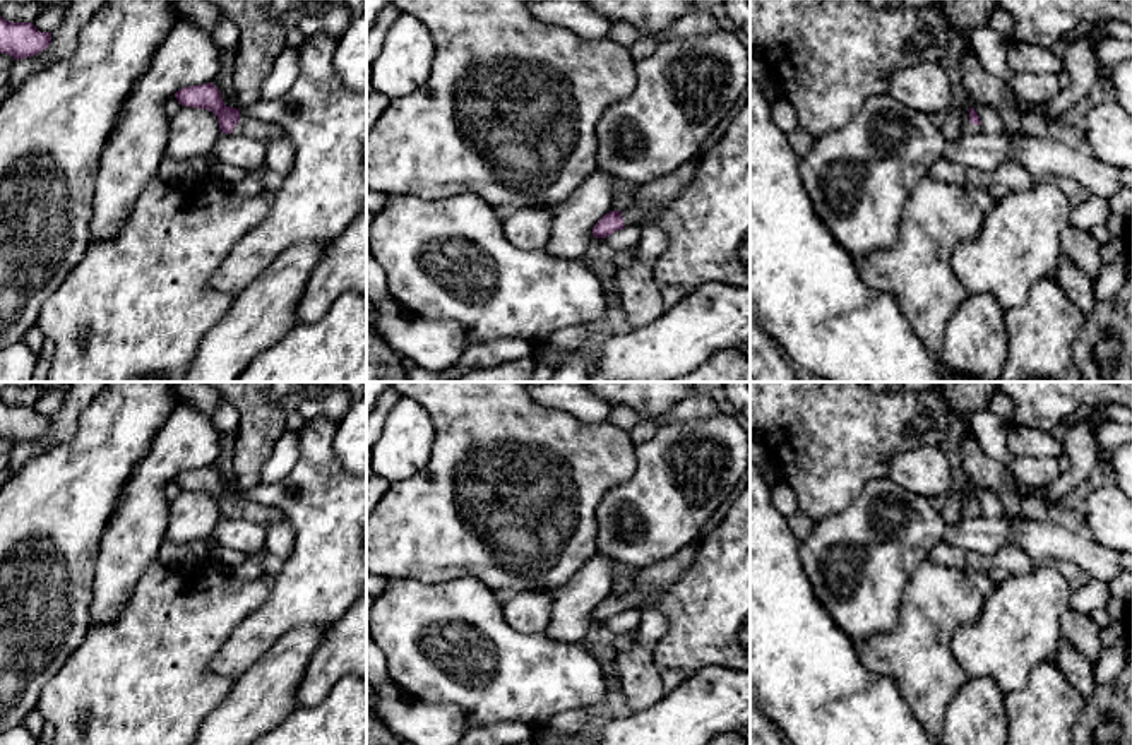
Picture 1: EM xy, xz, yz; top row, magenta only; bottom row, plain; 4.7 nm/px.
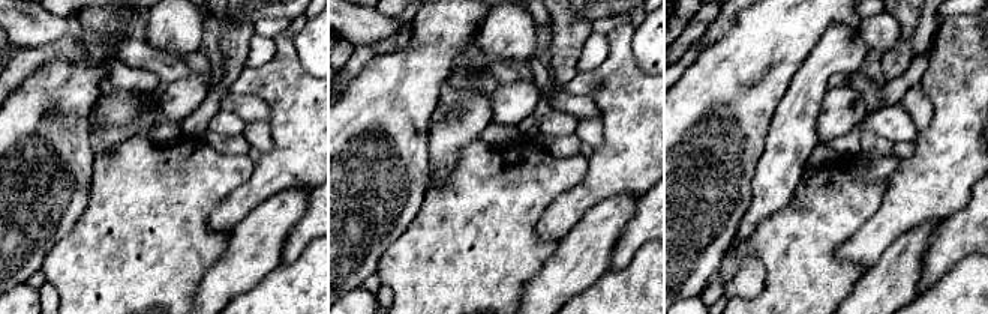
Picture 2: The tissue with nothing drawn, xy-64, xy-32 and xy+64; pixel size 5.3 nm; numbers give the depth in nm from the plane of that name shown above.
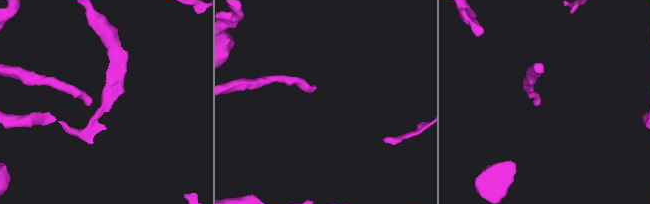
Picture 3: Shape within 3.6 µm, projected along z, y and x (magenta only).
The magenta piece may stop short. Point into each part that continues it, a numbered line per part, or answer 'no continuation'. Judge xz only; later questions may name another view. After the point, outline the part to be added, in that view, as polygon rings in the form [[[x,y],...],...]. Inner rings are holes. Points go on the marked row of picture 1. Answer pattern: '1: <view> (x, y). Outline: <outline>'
1: xz (651, 197). Outline: [[[702,154],[685,161],[671,173],[646,183],[635,194],[632,207],[622,211],[625,226],[640,226],[651,212],[659,211],[664,204],[673,200],[694,178]]]

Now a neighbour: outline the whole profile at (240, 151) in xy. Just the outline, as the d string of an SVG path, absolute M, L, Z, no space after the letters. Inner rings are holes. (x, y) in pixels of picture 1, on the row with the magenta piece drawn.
M229 134L219 137L212 149L212 156L217 163L224 163L245 171L265 168L267 147L262 140Z

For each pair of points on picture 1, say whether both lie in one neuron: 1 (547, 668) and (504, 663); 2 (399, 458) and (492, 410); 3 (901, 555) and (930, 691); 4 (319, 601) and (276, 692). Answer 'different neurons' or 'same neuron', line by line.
1: same neuron
2: different neurons
3: different neurons
4: different neurons

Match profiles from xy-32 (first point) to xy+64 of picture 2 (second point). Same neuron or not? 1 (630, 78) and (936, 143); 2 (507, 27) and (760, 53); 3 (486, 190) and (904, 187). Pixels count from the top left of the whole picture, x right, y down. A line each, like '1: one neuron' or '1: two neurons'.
1: one neuron
2: two neurons
3: two neurons

